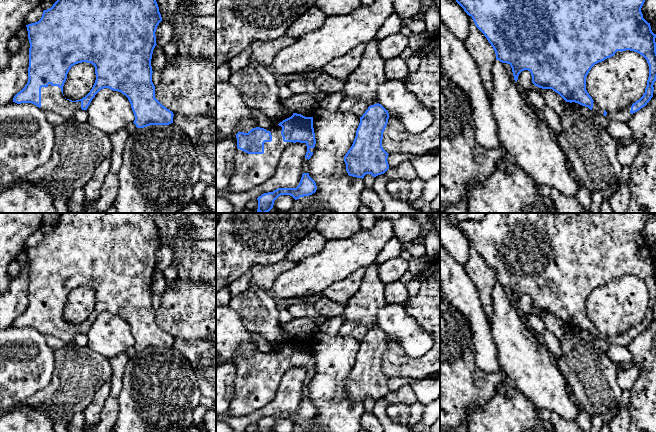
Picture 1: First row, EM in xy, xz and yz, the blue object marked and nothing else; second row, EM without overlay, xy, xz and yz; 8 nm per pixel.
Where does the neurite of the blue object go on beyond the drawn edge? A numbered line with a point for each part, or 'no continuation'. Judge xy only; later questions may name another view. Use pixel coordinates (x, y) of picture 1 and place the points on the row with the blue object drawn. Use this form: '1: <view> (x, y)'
1: xy (52, 100)

